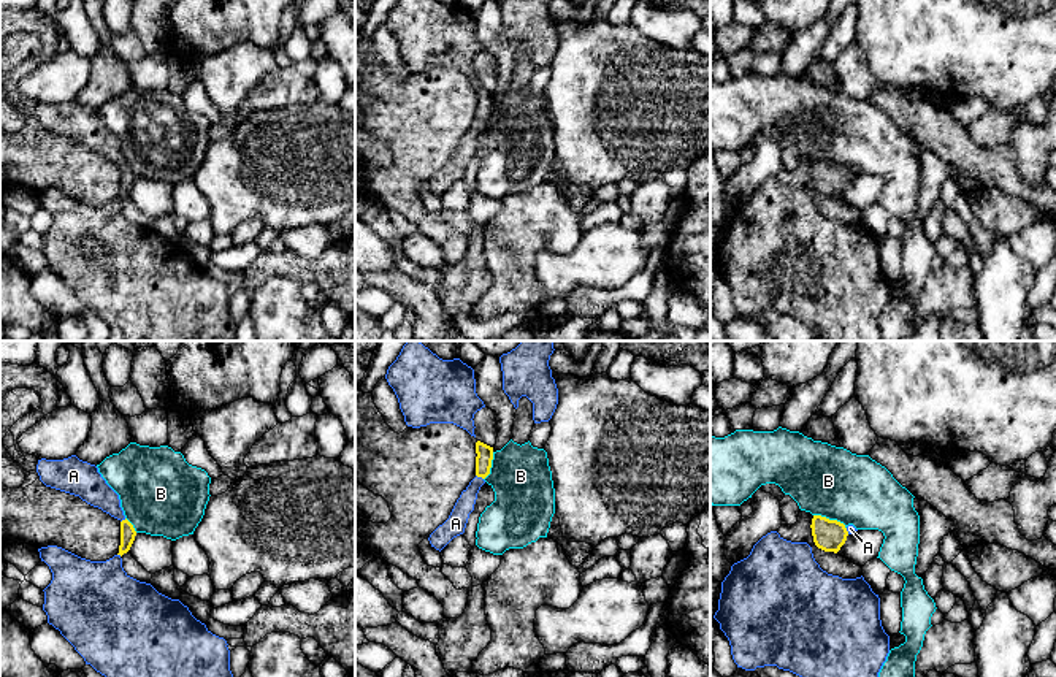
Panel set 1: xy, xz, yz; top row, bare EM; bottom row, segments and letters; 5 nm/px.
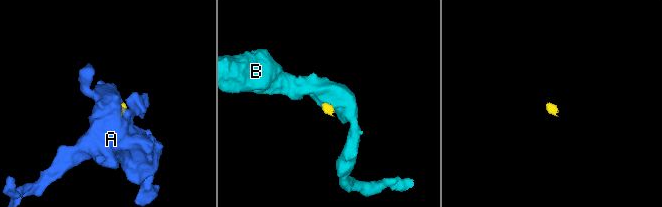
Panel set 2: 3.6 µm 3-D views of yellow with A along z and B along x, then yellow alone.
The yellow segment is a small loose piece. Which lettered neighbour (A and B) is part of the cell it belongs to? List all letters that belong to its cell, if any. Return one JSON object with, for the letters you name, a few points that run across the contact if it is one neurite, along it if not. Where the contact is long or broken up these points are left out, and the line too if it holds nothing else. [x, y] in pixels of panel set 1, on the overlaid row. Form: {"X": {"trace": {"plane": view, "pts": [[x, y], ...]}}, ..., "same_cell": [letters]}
{"A": {"trace": {"plane": "xz", "pts": [[484, 452], [479, 476], [459, 517]]}}, "same_cell": ["A"]}

